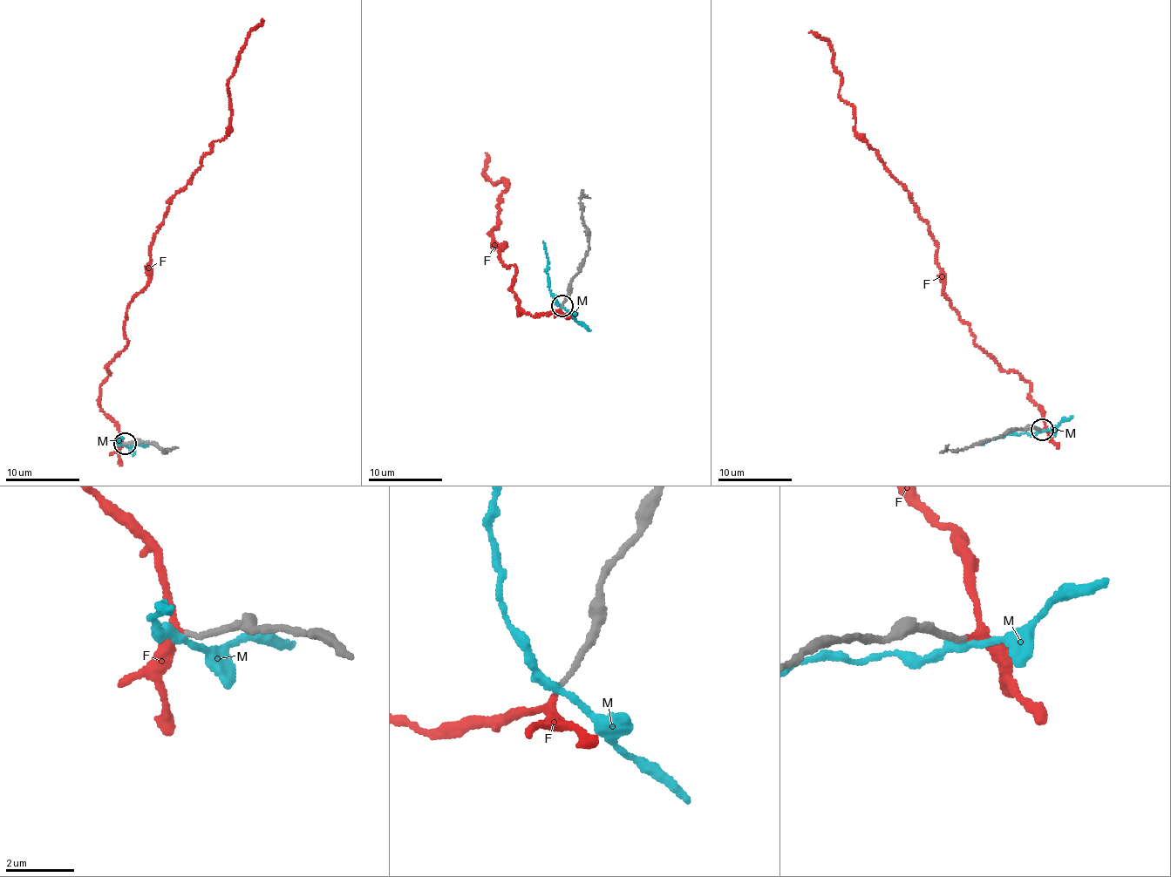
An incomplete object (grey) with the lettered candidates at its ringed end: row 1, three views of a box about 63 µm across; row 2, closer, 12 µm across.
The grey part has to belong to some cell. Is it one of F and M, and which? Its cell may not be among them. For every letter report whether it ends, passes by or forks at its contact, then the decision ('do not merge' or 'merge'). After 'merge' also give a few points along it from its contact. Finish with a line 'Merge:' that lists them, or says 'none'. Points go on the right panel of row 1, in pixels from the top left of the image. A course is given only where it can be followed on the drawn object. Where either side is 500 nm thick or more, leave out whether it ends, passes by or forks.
F: it passes by; merge; it runs (1042, 429), (1030, 384), (974, 343), (944, 290), (929, 229), (855, 130), (827, 40), (808, 32)
M: it passes by; do not merge
Merge: F

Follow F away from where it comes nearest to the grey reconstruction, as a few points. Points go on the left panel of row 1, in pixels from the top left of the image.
F: (125, 443), (100, 388), (128, 343), (127, 305), (148, 284), (170, 199), (228, 133), (228, 79), (261, 19)

